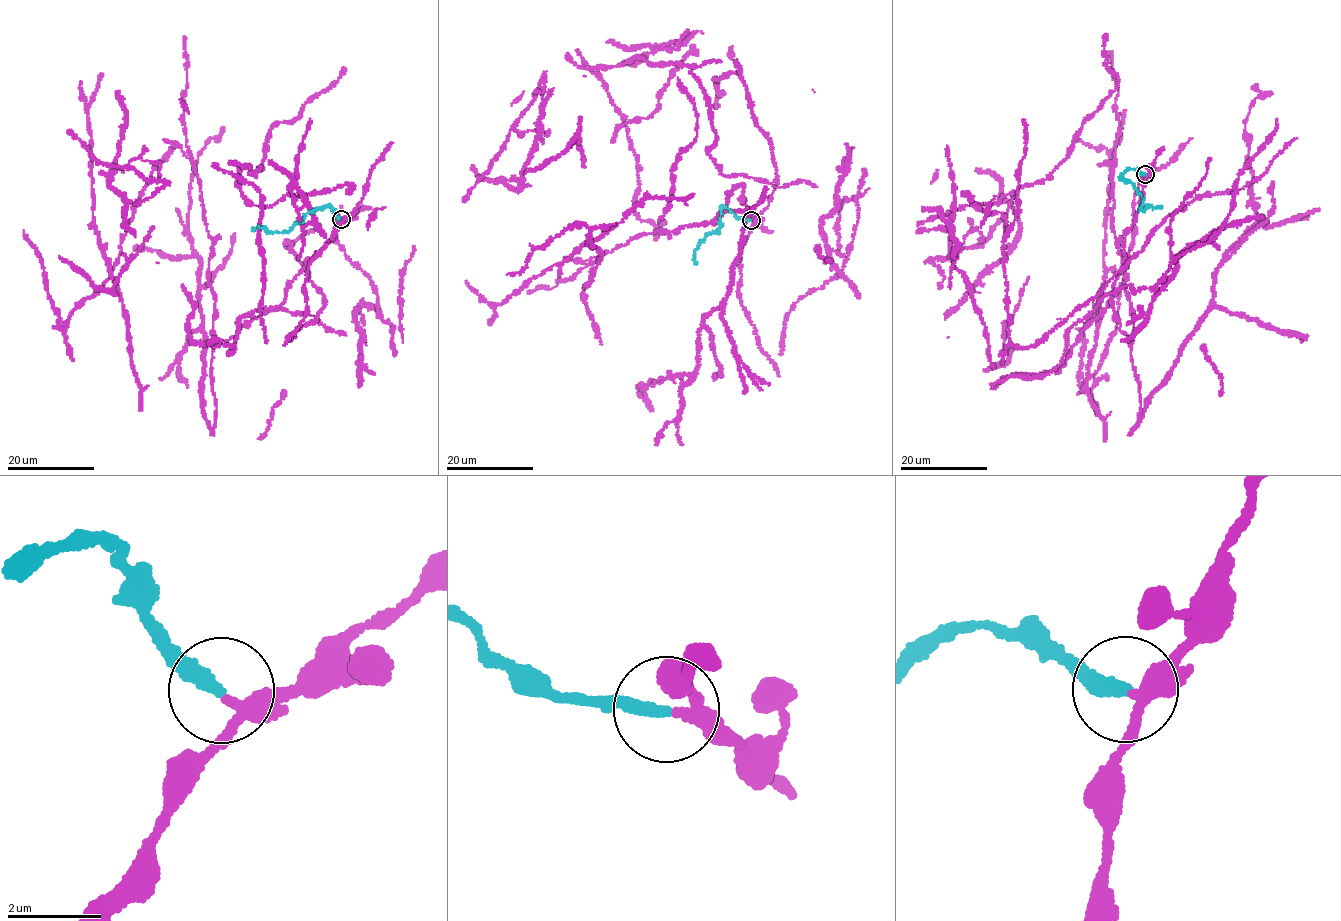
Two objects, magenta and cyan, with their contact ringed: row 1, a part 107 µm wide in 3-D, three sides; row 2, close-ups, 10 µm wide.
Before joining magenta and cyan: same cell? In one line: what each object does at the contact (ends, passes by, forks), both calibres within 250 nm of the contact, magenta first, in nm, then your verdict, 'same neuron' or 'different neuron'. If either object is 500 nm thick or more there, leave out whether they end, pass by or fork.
magenta passes by; cyan ends there; 240 nm thick on the magenta side, 280 nm on the other; different neuron

